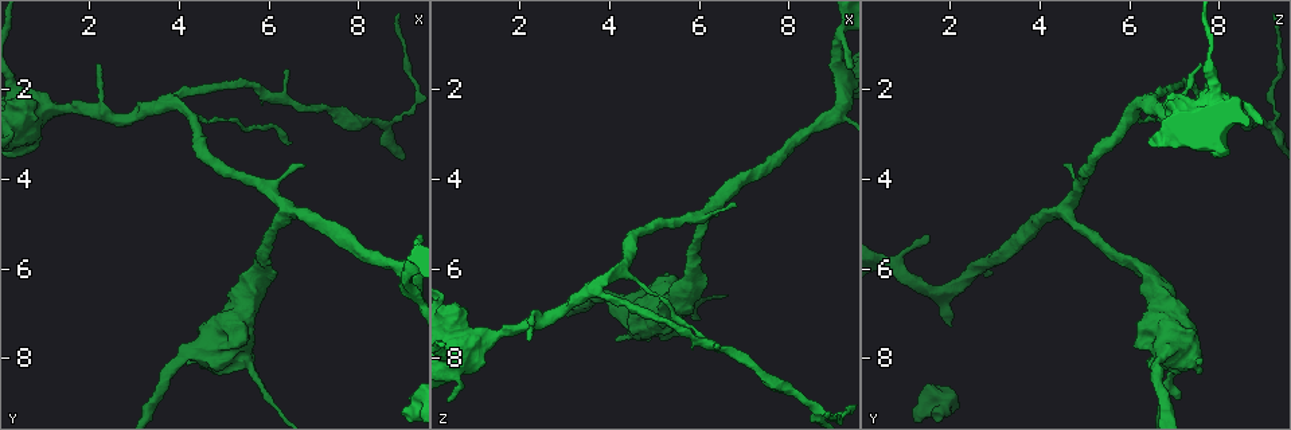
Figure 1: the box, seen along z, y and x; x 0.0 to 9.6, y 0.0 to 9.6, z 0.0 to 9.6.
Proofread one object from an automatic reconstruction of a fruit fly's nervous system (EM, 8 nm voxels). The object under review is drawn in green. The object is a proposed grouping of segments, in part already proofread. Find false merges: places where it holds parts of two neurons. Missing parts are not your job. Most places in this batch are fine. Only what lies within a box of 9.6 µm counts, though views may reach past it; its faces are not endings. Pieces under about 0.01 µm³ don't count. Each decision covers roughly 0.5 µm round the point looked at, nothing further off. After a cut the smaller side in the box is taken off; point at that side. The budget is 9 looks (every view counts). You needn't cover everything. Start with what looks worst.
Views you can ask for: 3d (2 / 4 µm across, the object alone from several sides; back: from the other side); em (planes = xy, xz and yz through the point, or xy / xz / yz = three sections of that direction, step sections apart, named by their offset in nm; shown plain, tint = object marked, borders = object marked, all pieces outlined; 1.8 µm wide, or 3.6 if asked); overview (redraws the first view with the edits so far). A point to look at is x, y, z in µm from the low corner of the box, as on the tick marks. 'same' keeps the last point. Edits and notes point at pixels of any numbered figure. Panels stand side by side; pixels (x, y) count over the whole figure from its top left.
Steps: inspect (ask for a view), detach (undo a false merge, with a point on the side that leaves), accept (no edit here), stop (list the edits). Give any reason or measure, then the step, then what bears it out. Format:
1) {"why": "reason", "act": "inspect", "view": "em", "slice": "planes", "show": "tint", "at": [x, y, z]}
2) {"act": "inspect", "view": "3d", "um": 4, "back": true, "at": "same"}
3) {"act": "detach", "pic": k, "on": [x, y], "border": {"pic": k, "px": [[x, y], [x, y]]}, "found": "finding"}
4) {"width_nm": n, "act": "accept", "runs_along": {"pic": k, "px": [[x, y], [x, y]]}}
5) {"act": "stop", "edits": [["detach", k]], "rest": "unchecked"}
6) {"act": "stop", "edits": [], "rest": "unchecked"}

{"why": "branch point", "act": "inspect", "view": "3d", "um": 2, "at": [3.60, 2.35, 6.40]}

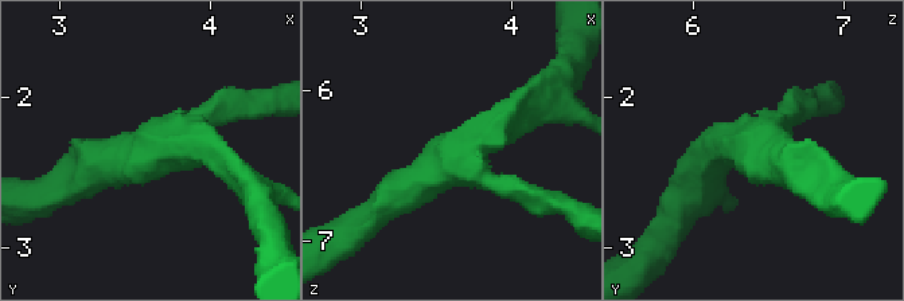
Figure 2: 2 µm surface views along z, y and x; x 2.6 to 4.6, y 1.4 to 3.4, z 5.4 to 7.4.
{"arms": 3, "act": "inspect", "view": "em", "slice": "xz", "step": 8, "show": "tint", "at": [3.56, 2.32, 6.46]}

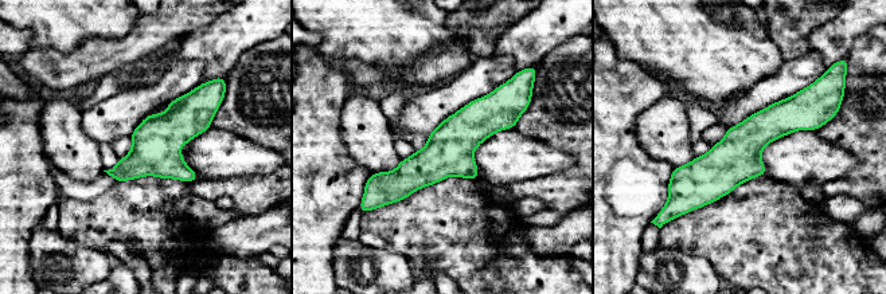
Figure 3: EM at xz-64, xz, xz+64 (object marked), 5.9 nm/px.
{"act": "inspect", "view": "em", "slice": "xy", "step": 4, "show": "tint", "at": "same"}

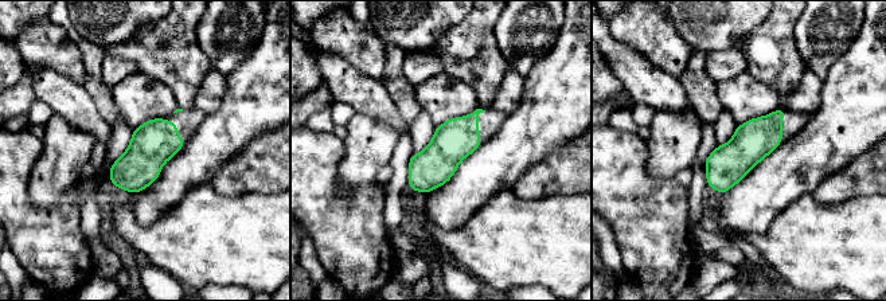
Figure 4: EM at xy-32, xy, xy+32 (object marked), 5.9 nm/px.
{"width_nm": 240, "act": "accept", "found": "one neuron here"}

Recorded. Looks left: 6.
{"why": "abrupt turn", "act": "inspect", "view": "em", "slice": "xy", "step": 16, "show": "tint", "at": [9.20, 5.90, 0.70]}

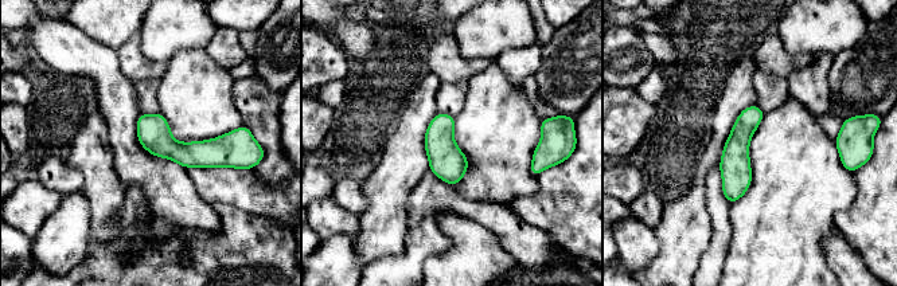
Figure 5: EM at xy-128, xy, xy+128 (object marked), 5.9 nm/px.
{"act": "accept", "runs_along": {"pic": 5, "px": [[140, 121], [175, 151], [229, 148]]}, "found": "one neuron here"}

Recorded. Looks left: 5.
{"why": "sudden change in width", "act": "inspect", "view": "em", "slice": "planes", "show": "plain", "at": [1.35, 2.40, 7.65]}

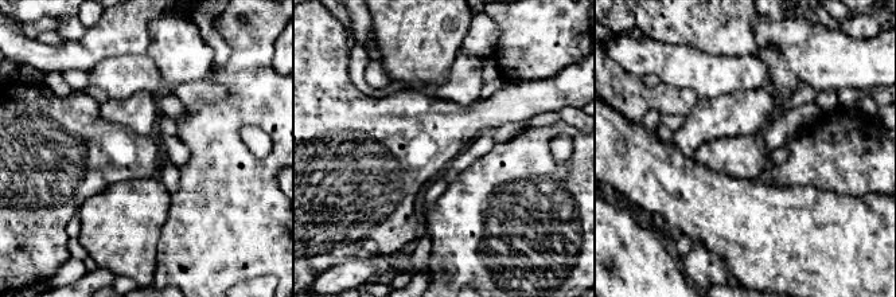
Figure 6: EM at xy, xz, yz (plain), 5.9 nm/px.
{"act": "inspect", "view": "em", "slice": "planes", "show": "tint", "at": "same"}

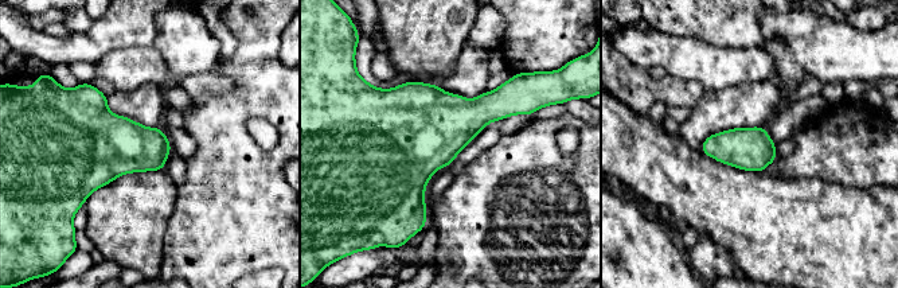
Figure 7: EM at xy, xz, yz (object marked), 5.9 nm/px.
{"act": "accept", "found": "one neuron here"}

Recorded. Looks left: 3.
{"why": "calibre changes", "act": "inspect", "view": "3d", "um": 4, "at": [5.75, 6.15, 6.45]}

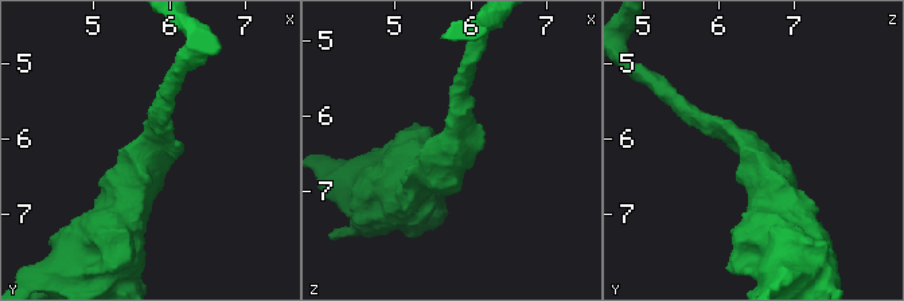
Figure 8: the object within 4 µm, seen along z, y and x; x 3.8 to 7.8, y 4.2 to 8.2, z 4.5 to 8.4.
{"arm_widths_nm": [220, 550], "why": "shape alone is not enough", "act": "inspect", "view": "em", "um": 3.6, "slice": "yz", "step": 16, "show": "tint", "at": [5.75, 6.15, 6.40]}

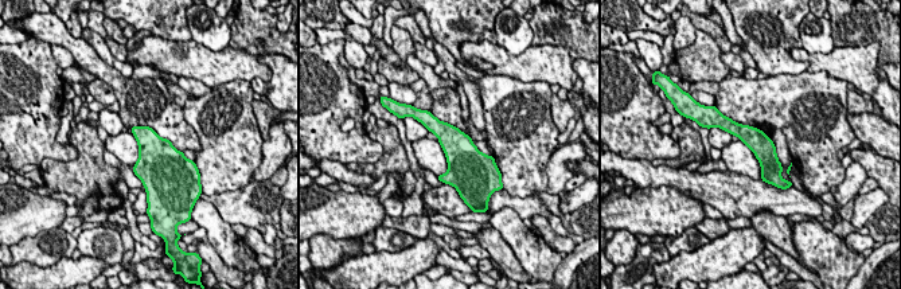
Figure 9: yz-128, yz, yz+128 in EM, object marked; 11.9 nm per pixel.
{"why": "cut it another way", "act": "inspect", "view": "em", "um": 3.6, "slice": "planes", "show": "tint", "at": "same"}

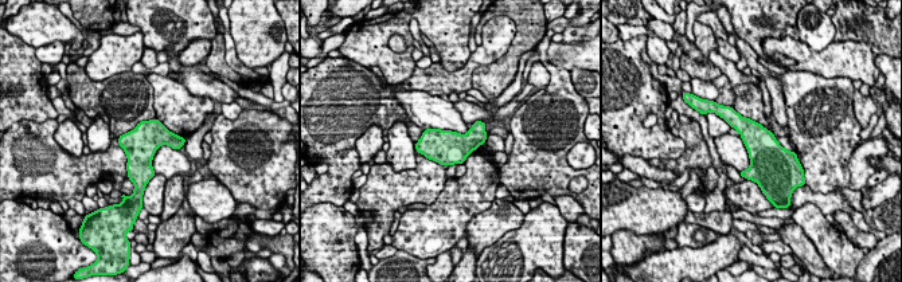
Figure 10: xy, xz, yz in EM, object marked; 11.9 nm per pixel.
{"act": "accept", "found": "continuous, no second neuron"}

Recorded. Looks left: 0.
{"act": "stop", "edits": [], "rest": "unchecked"}

